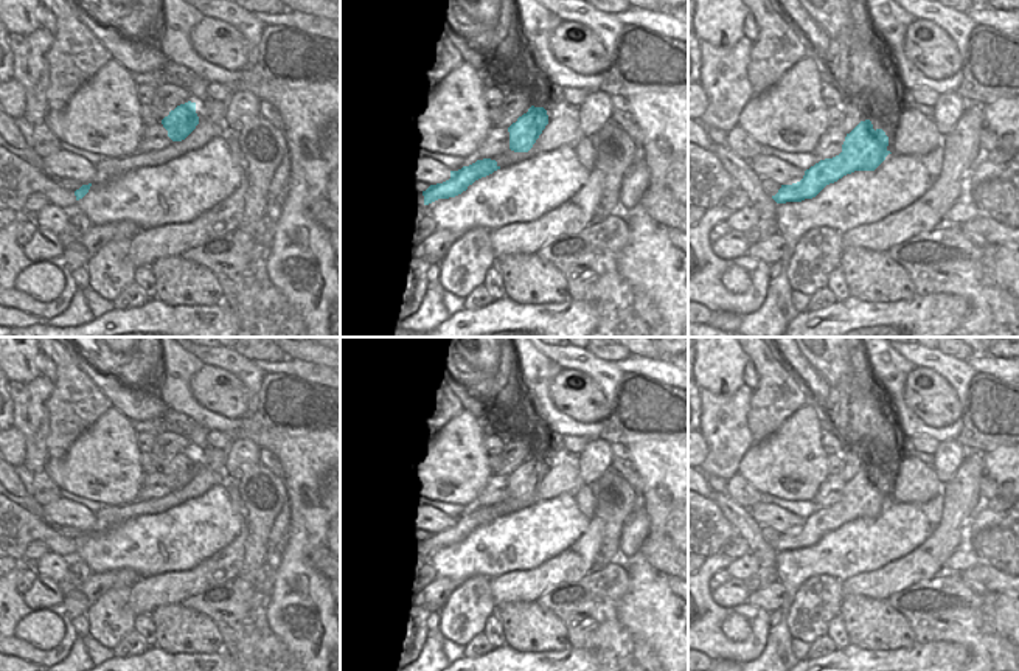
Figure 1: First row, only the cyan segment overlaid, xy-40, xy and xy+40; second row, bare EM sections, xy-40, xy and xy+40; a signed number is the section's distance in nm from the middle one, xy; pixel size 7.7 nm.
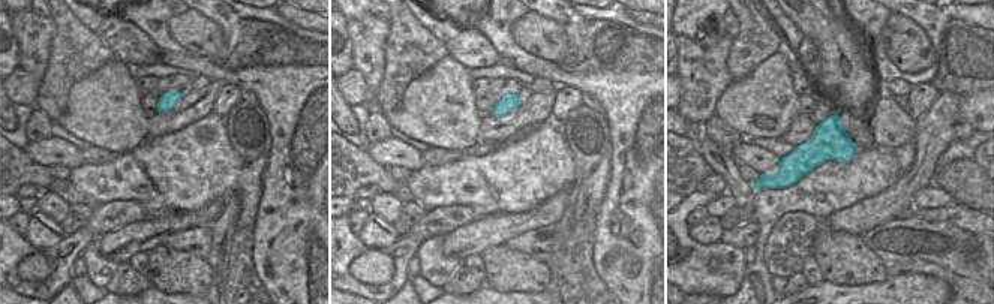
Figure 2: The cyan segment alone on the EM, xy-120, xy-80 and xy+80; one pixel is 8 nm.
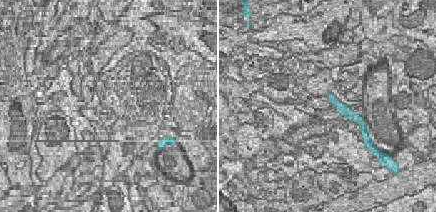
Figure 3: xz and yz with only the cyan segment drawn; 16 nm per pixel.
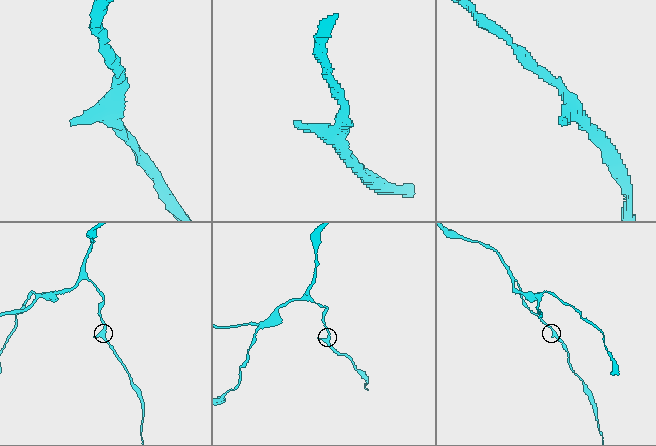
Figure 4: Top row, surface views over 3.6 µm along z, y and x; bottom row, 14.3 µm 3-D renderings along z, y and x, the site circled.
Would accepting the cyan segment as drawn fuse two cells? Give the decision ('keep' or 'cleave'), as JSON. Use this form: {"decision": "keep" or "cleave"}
{"decision": "keep"}

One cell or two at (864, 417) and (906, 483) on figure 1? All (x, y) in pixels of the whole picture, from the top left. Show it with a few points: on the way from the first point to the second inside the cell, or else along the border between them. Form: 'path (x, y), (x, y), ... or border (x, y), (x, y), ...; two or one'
border (904, 454), (893, 468); two

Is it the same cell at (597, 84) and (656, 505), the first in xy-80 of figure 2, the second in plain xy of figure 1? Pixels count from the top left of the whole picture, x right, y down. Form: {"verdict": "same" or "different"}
{"verdict": "same"}

